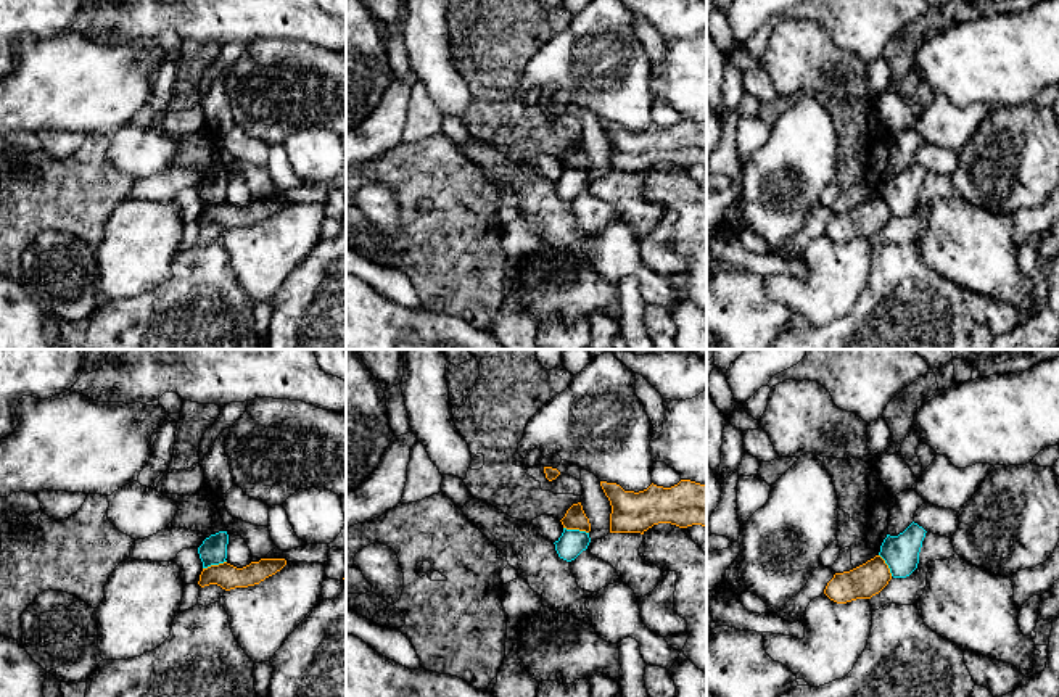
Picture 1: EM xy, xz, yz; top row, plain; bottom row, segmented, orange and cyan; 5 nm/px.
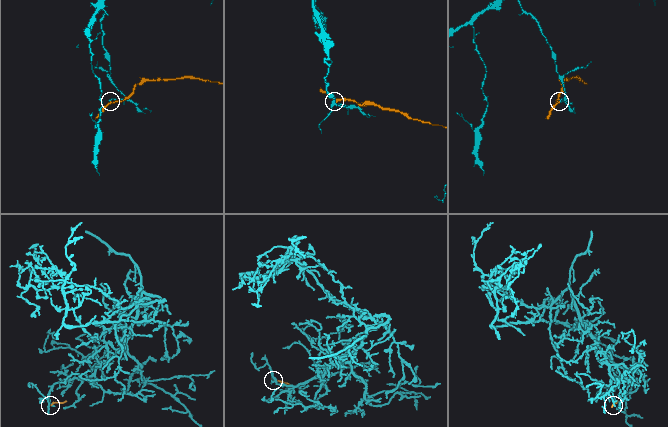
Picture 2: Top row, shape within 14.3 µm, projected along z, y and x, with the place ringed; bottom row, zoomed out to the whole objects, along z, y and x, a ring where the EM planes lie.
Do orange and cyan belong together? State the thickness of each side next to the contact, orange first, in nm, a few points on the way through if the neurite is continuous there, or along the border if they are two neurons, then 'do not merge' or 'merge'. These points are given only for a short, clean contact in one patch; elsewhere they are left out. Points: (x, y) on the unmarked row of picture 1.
110/140 nm | along xz (564, 166), (588, 173) | do not merge

